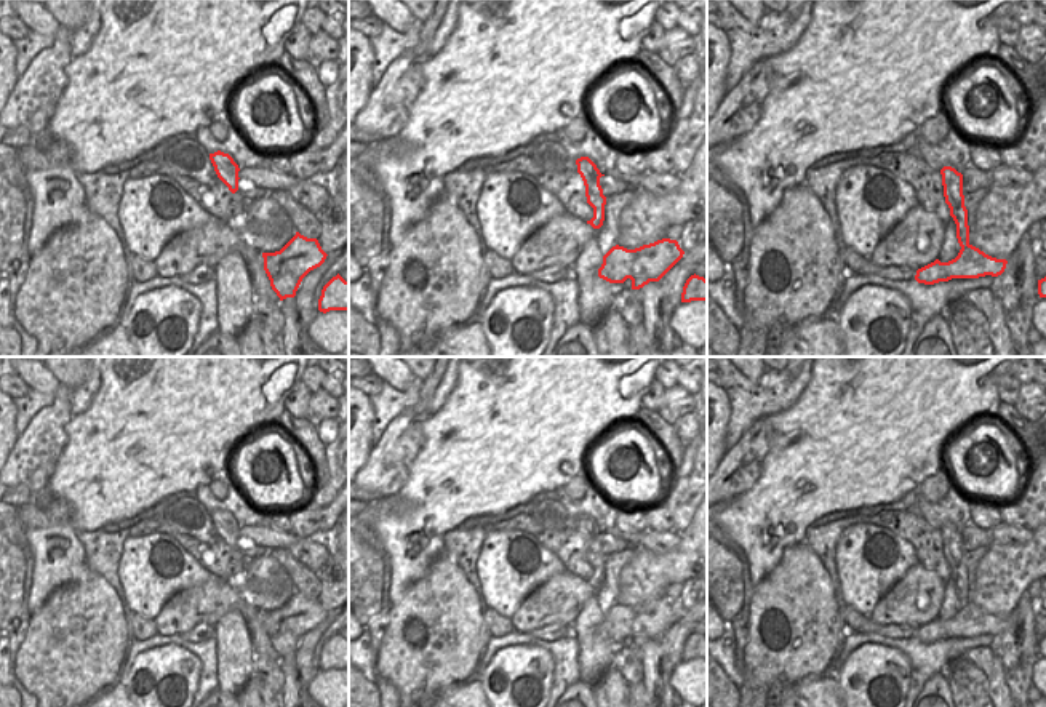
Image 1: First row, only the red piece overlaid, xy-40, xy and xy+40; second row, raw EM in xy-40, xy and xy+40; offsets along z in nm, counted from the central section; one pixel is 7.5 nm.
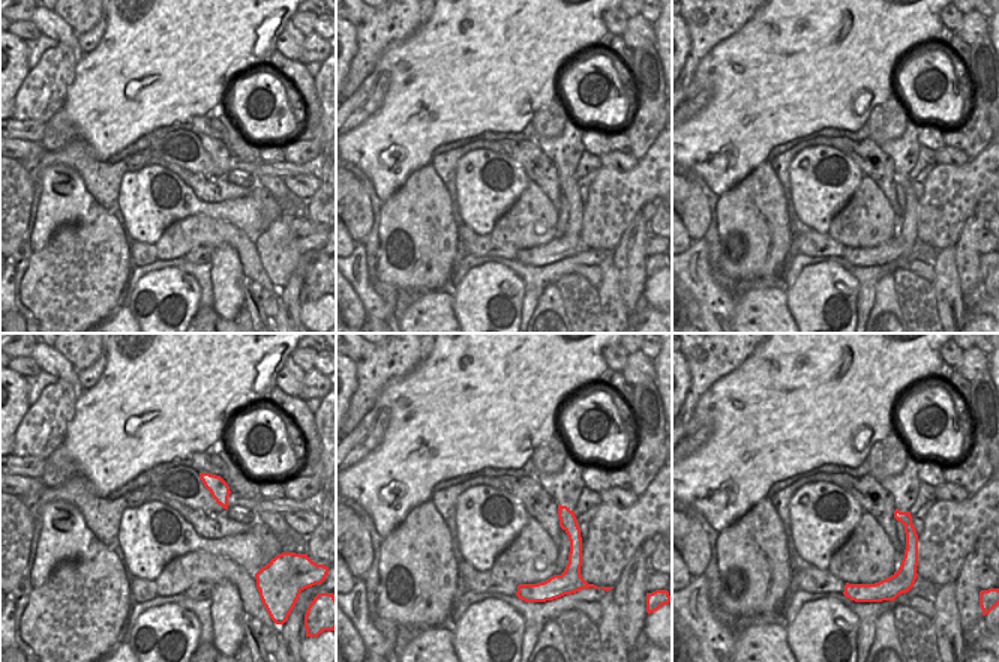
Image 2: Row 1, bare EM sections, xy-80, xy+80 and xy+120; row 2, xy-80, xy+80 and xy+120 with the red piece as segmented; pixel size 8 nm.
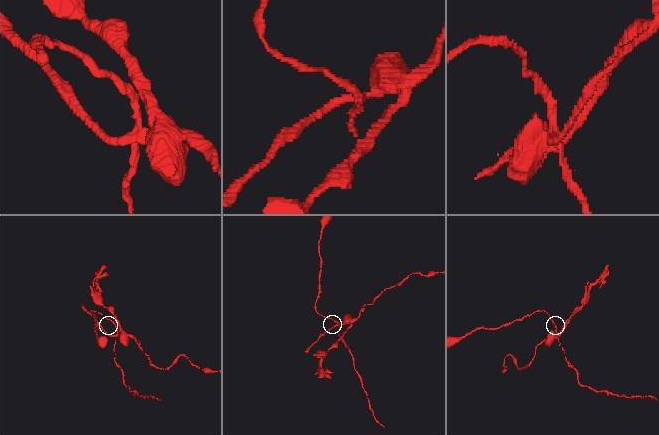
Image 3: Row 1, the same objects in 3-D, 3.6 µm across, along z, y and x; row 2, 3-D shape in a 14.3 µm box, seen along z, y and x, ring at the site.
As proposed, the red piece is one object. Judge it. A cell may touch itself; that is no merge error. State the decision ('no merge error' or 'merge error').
merge error

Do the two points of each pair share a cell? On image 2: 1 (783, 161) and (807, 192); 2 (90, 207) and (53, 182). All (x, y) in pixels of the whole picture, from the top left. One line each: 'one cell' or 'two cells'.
1: two cells
2: one cell

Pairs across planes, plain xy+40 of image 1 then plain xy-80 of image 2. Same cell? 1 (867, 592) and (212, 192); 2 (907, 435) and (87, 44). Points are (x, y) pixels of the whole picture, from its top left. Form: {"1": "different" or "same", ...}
{"1": "different", "2": "different"}

